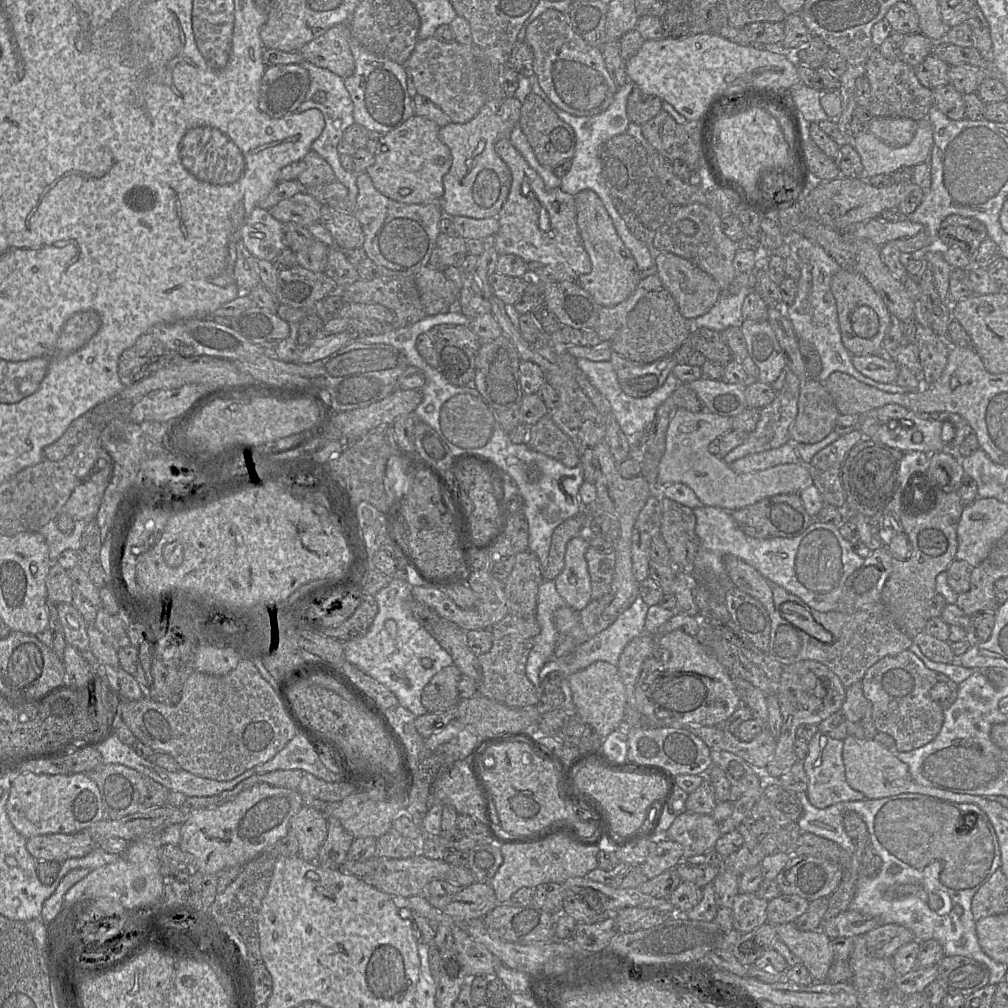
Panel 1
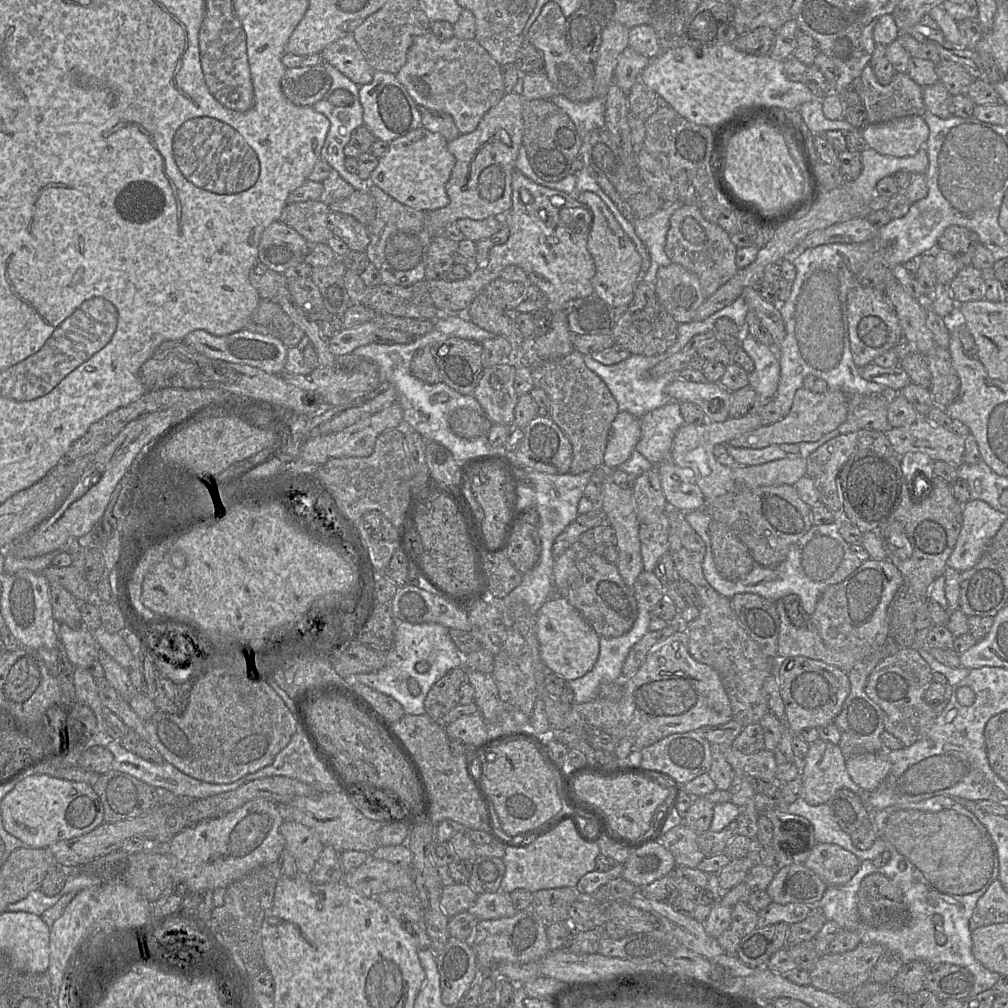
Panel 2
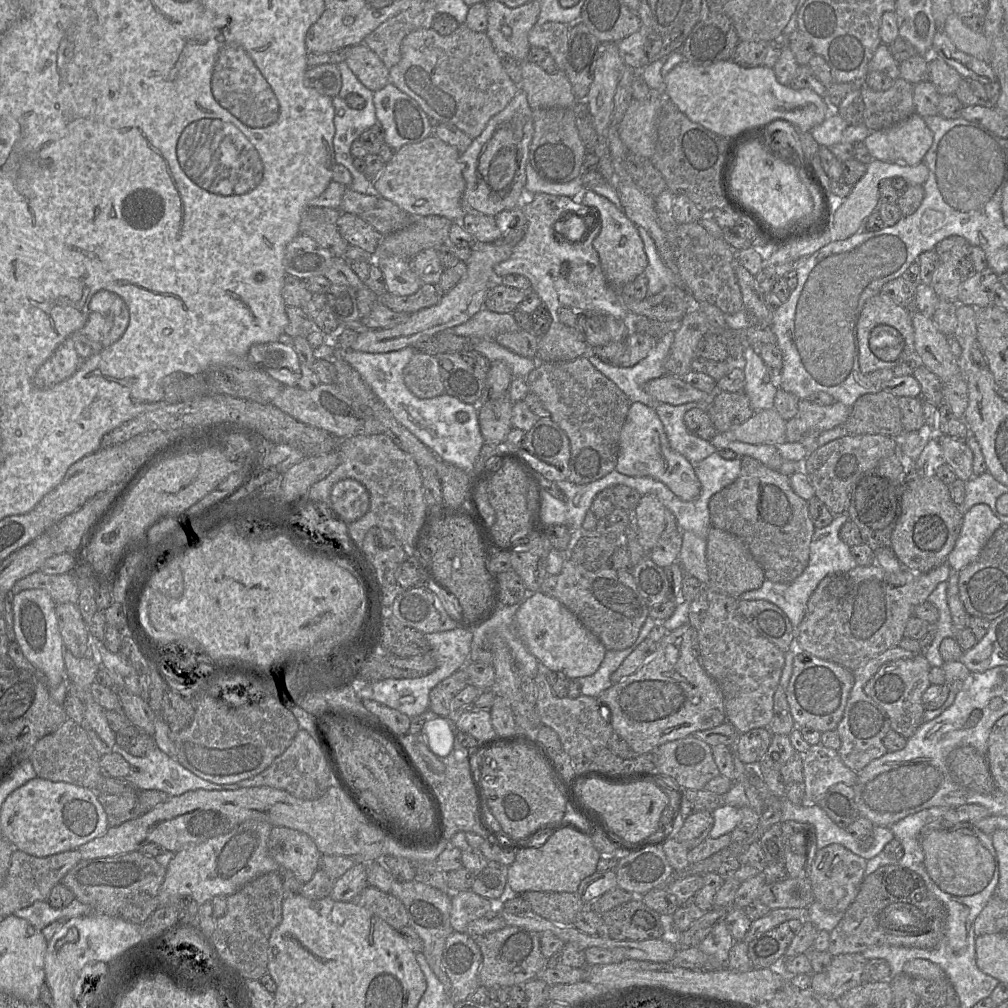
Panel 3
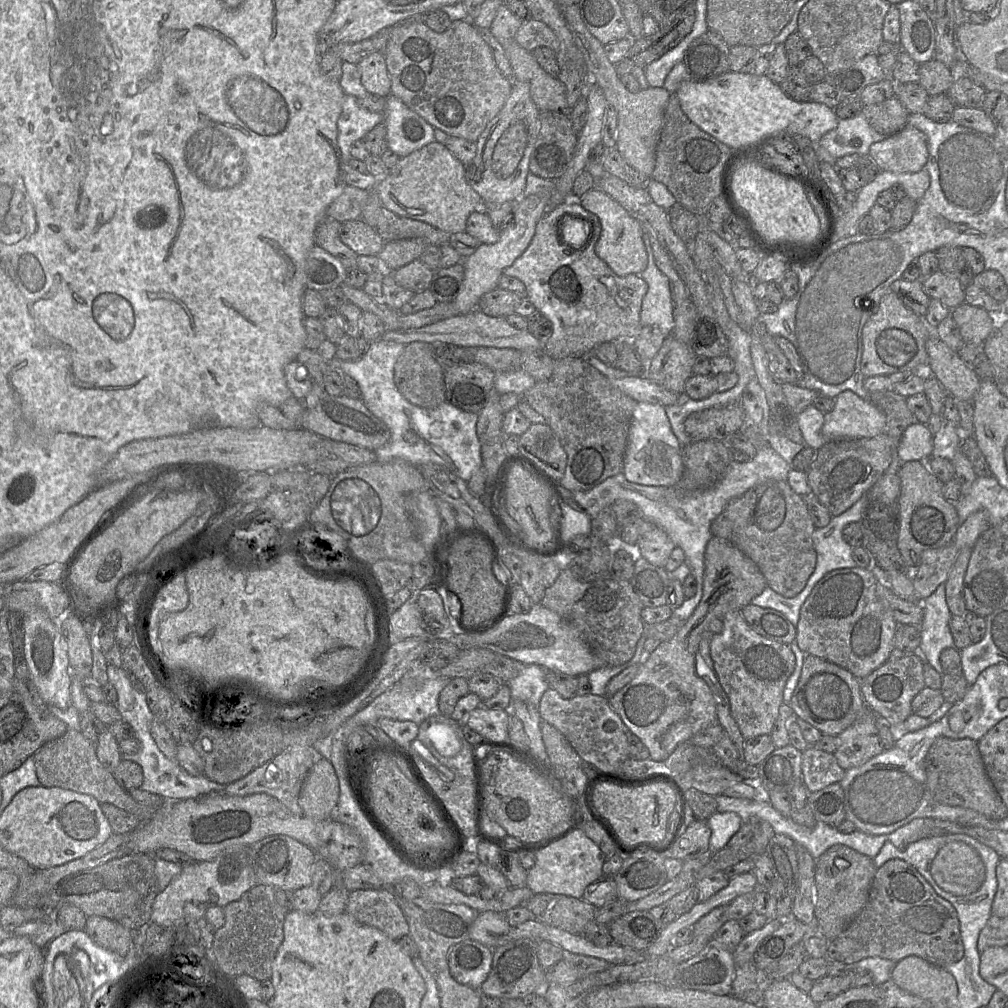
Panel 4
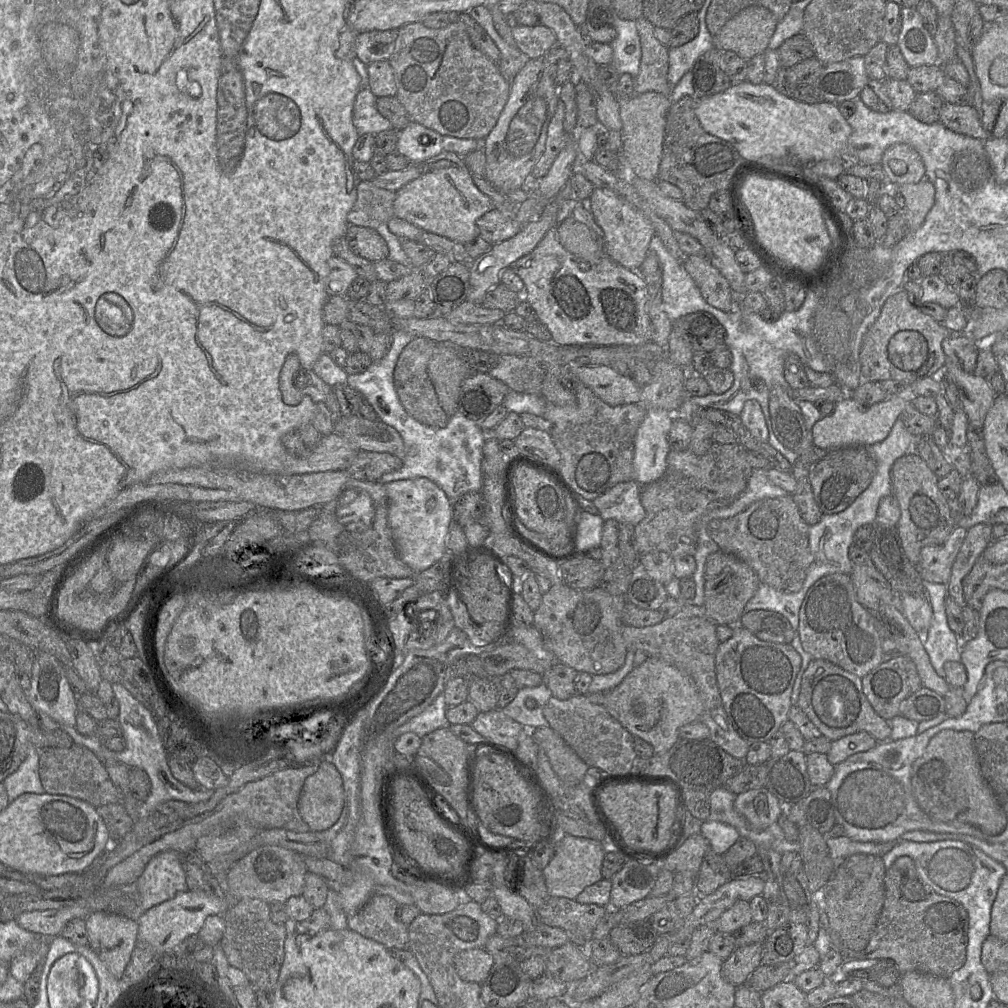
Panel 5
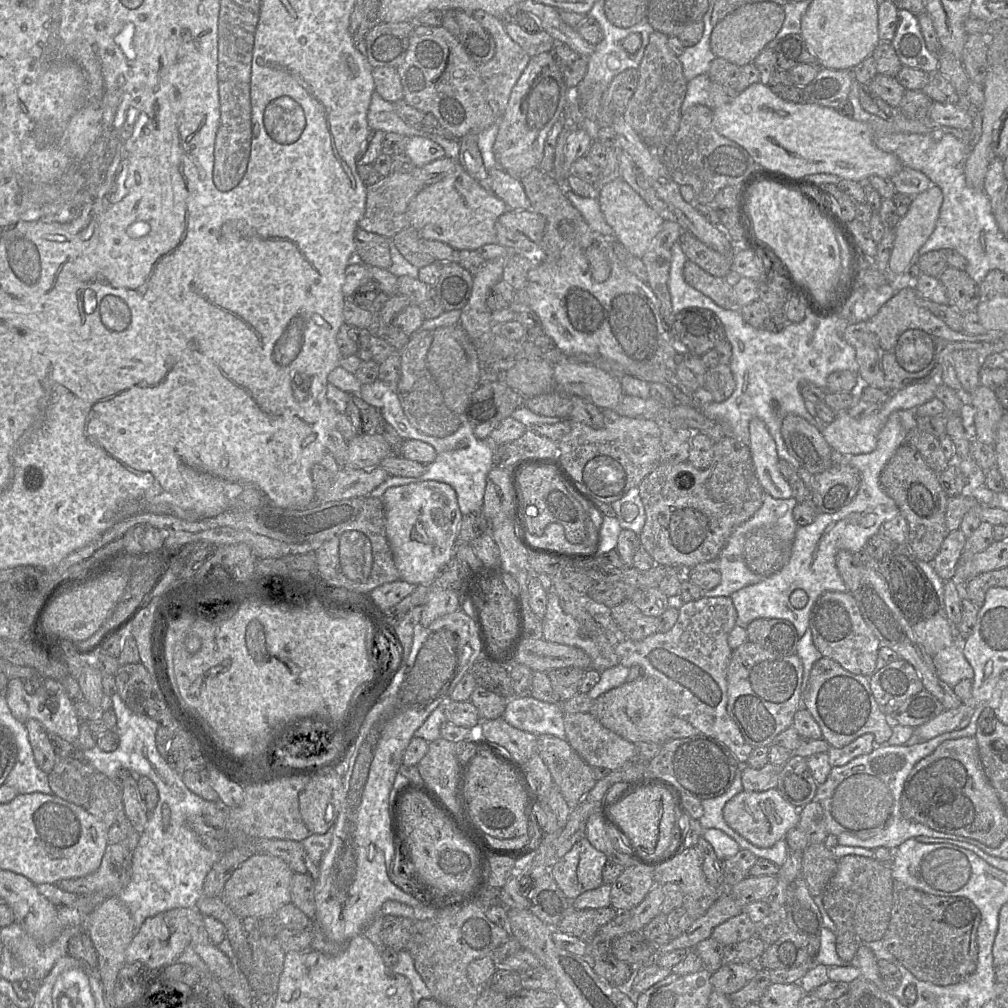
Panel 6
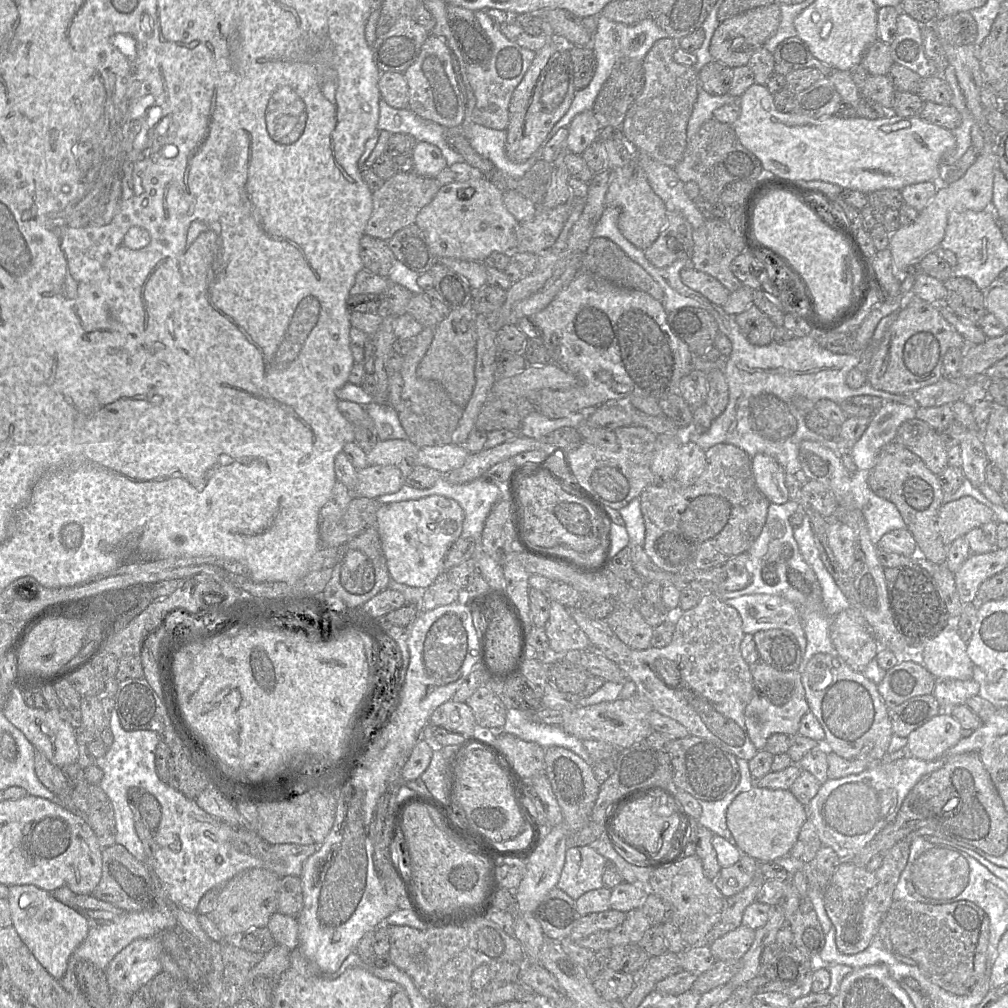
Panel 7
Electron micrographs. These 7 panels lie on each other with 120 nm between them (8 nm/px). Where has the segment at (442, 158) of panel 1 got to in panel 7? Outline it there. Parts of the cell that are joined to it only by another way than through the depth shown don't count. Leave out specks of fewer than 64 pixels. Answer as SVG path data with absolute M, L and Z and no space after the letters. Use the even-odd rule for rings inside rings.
M486 177L441 186L415 221L434 257L484 262L493 252L516 251L519 222L506 208L503 195L504 191Z

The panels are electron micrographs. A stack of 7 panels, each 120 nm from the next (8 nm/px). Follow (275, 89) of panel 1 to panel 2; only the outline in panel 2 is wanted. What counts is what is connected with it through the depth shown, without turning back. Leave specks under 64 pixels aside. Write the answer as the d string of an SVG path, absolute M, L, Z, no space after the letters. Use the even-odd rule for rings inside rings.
M323 63L315 66L287 68L281 80L285 97L298 106L313 106L323 100L332 84Z

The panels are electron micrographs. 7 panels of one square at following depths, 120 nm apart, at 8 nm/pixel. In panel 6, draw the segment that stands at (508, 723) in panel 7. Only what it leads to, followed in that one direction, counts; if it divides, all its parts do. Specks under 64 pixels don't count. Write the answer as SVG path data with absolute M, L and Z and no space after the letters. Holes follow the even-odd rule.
M534 697L507 698L503 718L513 727L535 735L551 734L566 739L563 702L544 702Z

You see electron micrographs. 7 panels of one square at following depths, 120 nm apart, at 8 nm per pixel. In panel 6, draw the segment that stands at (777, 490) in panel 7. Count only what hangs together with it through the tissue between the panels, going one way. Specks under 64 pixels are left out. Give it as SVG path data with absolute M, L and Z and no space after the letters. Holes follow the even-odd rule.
M754 417L749 422L749 449L756 476L764 492L776 499L793 497L789 482L778 469L776 445L765 423Z

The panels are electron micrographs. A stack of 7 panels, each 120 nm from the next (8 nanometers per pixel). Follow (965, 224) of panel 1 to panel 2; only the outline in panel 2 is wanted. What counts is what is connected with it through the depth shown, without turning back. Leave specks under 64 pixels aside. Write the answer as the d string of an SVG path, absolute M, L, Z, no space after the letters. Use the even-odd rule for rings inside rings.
M960 225L948 226L937 241L941 250L952 253L963 266L972 264L975 251L980 243L975 231Z

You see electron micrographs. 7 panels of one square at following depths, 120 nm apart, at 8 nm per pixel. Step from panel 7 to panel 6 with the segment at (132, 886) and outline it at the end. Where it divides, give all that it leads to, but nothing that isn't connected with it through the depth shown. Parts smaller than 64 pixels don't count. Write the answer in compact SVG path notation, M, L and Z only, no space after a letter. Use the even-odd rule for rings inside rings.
M125 843L108 844L101 864L96 871L79 878L63 879L57 882L58 888L75 894L102 894L105 898L118 897L131 878L132 852Z

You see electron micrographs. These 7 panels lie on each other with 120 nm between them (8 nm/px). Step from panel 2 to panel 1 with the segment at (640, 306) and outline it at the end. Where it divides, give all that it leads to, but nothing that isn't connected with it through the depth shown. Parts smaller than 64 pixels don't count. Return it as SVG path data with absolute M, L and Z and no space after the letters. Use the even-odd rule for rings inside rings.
M665 289L651 291L637 302L620 331L605 344L629 361L651 364L674 354L690 337L690 320L681 315L670 292Z

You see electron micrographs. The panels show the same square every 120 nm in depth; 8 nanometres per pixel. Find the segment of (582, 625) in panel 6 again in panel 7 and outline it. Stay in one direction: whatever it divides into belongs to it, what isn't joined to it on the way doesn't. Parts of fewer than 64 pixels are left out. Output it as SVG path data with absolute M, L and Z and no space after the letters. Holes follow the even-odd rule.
M550 600L549 619L544 630L550 649L556 653L592 648L588 637L558 602Z

